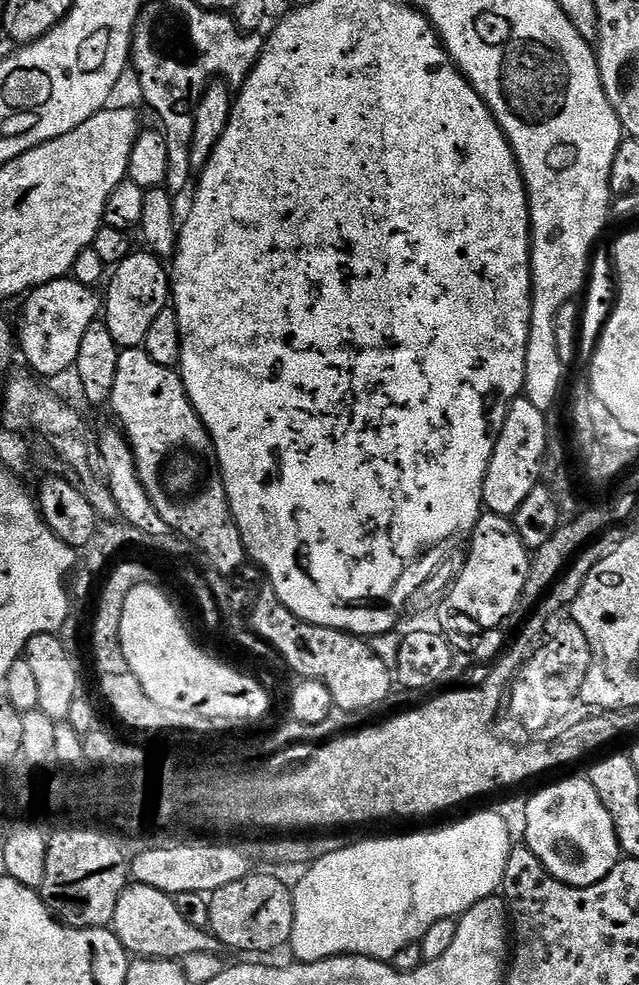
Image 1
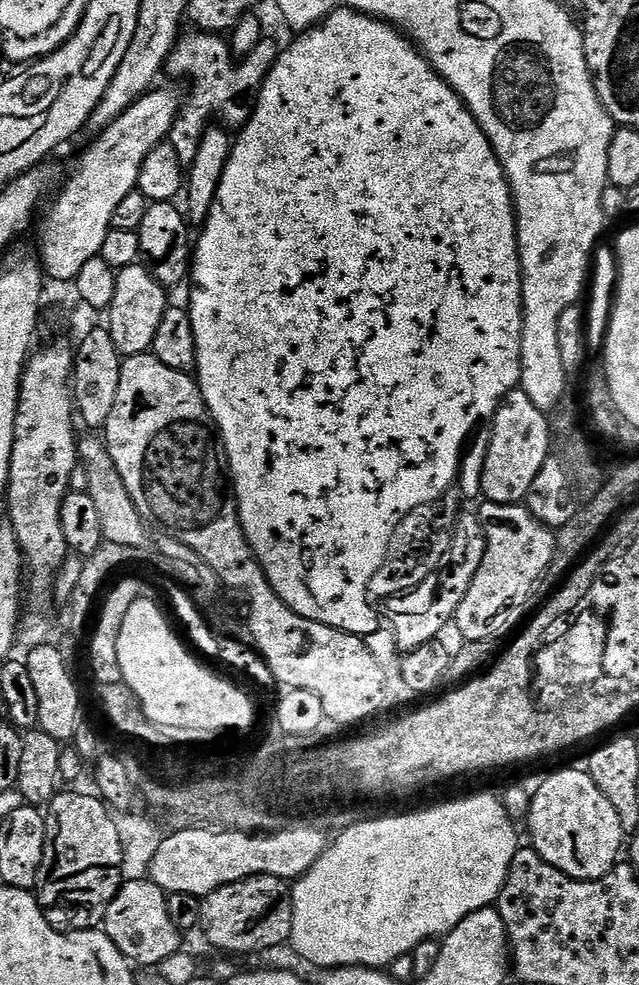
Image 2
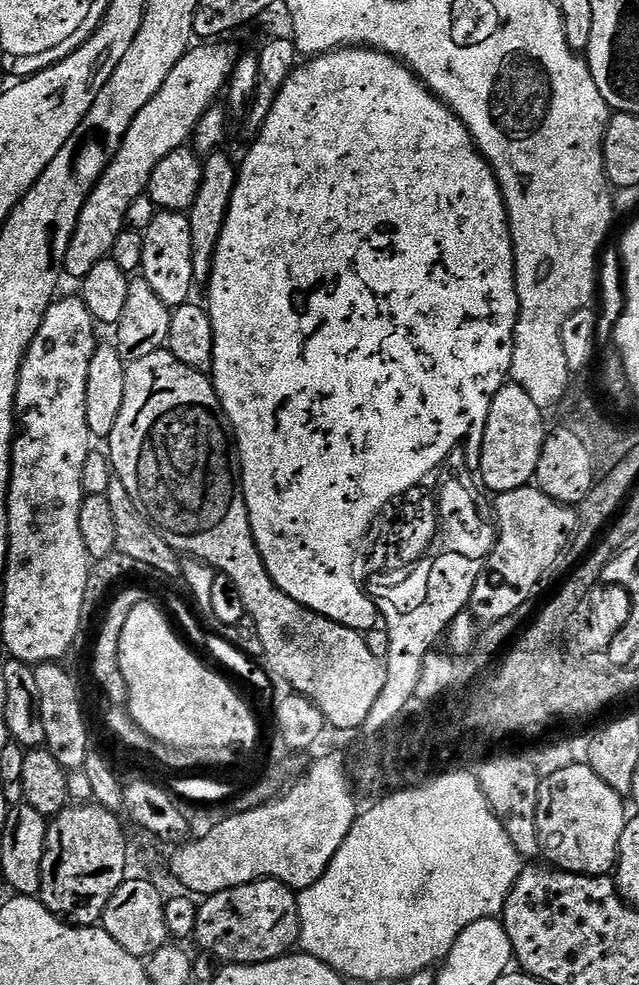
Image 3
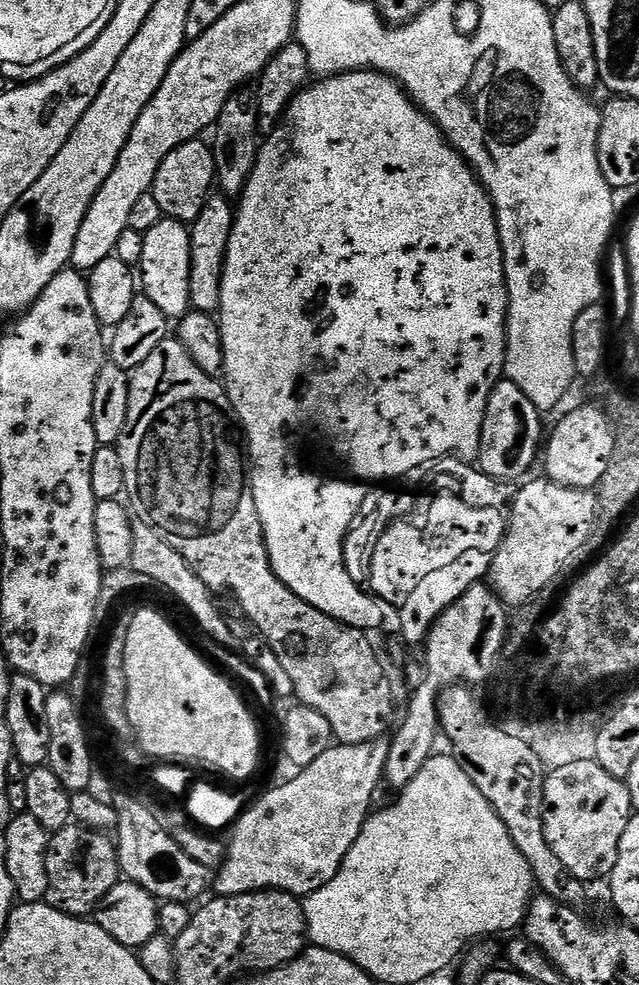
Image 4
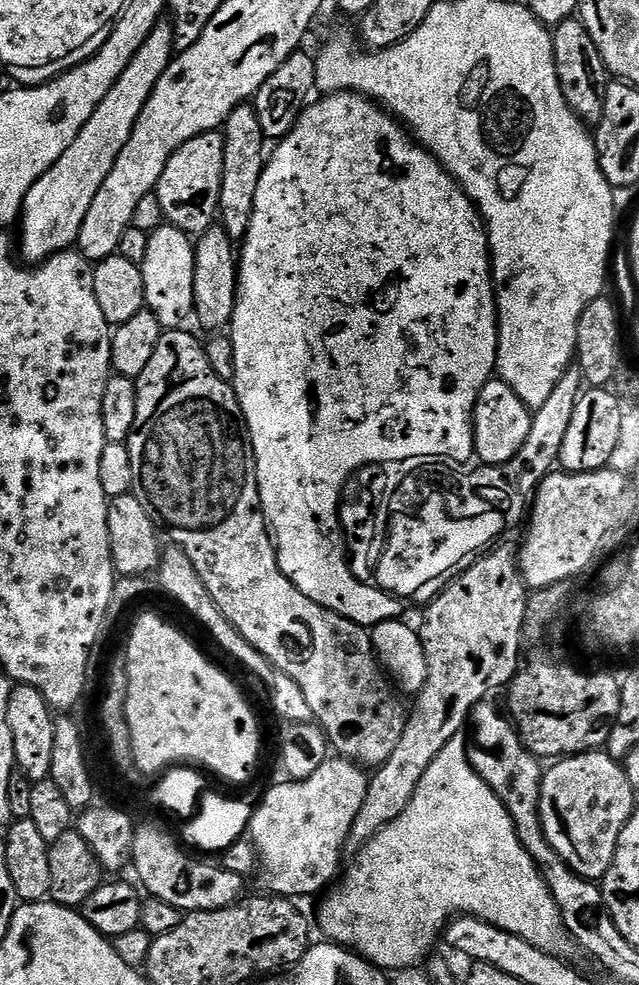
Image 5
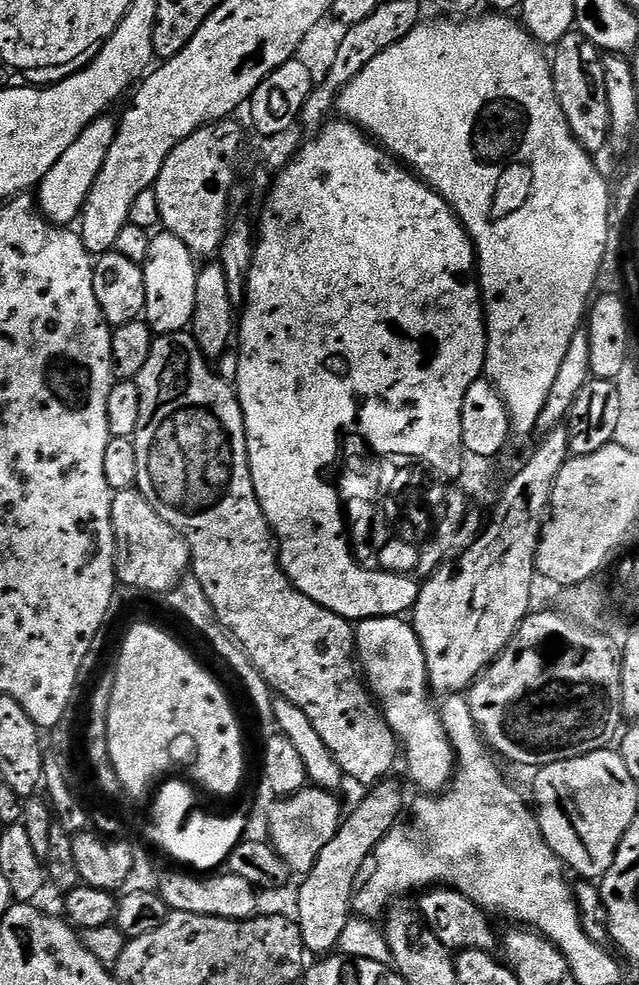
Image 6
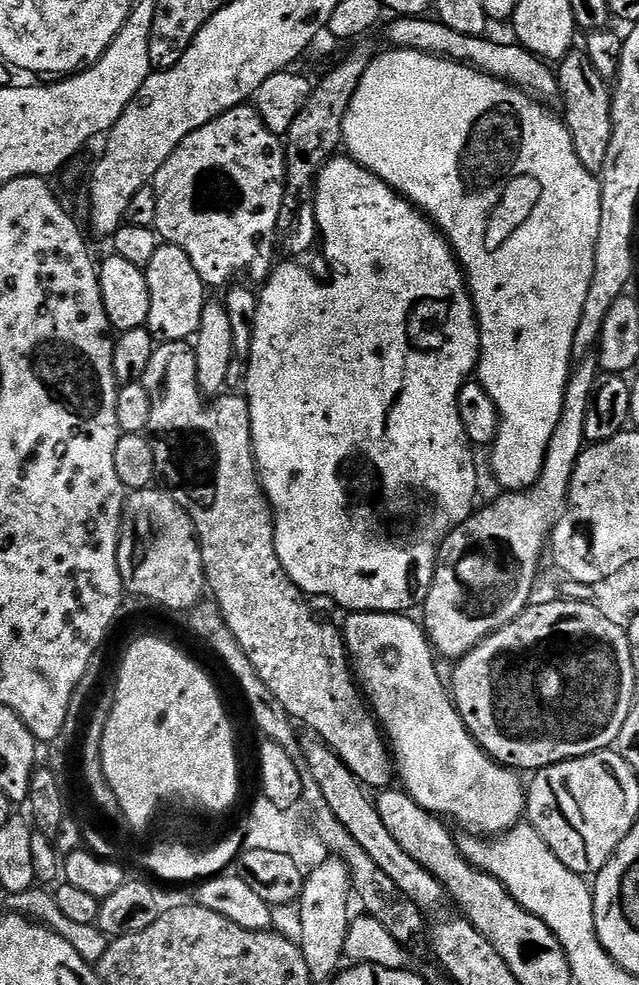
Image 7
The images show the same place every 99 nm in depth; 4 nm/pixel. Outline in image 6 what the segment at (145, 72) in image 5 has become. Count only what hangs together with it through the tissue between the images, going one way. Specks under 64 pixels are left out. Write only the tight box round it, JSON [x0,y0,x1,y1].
[38,114,118,225]

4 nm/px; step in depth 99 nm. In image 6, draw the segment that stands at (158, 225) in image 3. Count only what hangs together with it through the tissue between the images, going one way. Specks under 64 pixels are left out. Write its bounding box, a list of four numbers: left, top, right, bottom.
[142,231,198,333]

